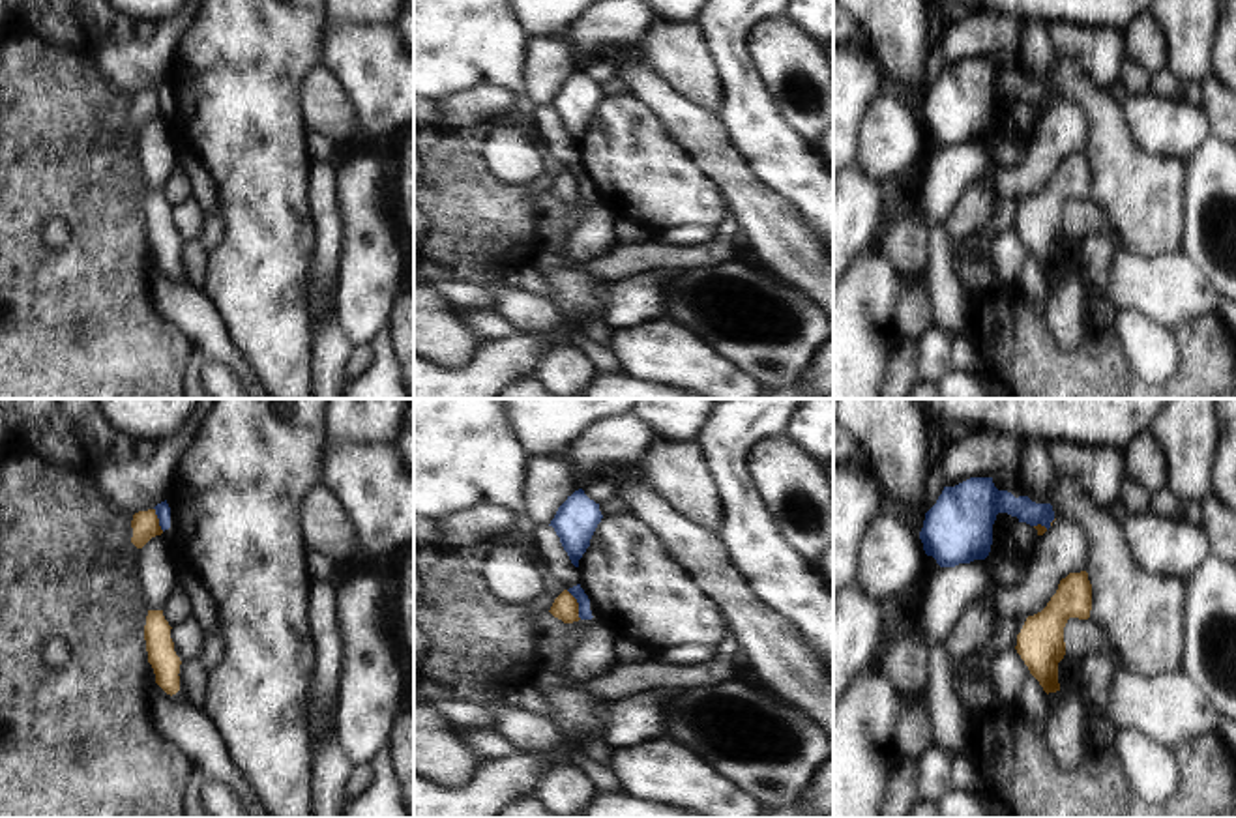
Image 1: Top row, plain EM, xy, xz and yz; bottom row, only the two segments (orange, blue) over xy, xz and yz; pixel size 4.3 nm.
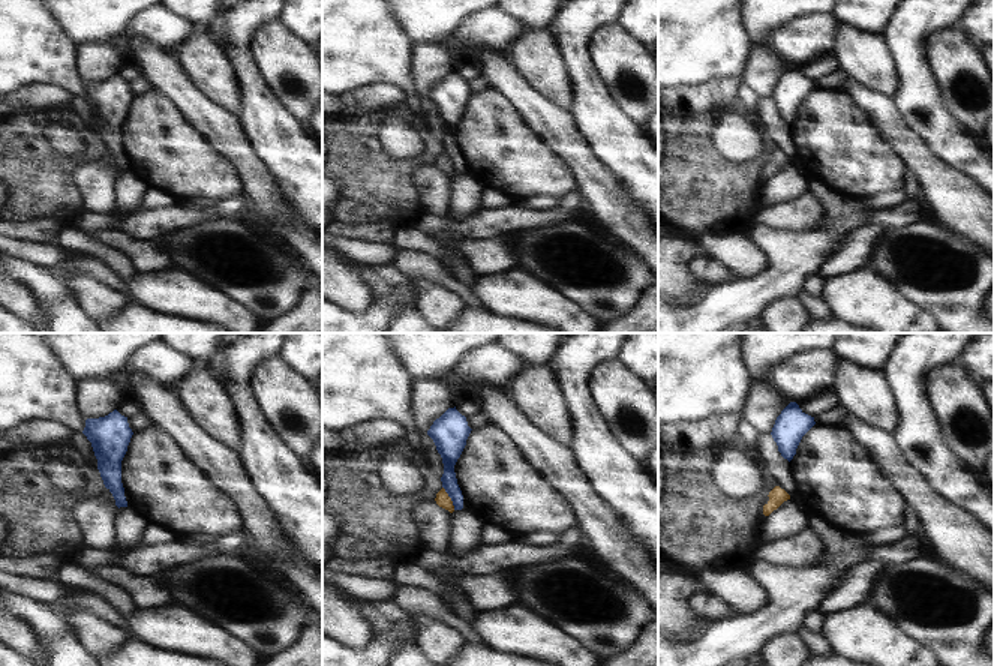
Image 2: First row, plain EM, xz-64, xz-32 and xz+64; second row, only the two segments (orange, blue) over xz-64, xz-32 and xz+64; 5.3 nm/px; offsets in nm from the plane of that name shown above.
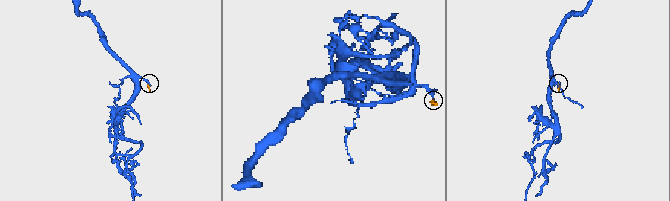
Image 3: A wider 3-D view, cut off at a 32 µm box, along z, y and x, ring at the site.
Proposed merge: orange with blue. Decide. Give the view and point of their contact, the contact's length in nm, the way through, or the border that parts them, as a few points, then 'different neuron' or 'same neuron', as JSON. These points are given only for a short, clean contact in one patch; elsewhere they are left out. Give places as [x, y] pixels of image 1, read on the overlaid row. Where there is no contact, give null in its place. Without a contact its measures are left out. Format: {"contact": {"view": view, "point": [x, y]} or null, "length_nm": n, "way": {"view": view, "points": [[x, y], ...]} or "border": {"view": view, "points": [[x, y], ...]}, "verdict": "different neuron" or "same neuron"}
{"contact": {"view": "xz", "point": [577, 605]}, "length_nm": 140, "border": {"view": "xz", "points": [[566, 590], [575, 599], [581, 618]]}, "verdict": "different neuron"}

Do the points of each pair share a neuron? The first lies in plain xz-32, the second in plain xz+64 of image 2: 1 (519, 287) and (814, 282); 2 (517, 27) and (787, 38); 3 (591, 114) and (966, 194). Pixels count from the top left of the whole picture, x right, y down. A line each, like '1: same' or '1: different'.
1: different
2: same
3: different

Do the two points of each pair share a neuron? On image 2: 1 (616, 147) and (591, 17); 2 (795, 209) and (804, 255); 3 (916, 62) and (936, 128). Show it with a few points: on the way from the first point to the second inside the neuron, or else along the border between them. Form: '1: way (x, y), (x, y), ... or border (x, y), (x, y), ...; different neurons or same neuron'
1: way (595, 114), (592, 96), (579, 65), (579, 50); same neuron
2: border (765, 225), (783, 230), (805, 230); different neurons
3: way (916, 78), (918, 95), (933, 111); same neuron

